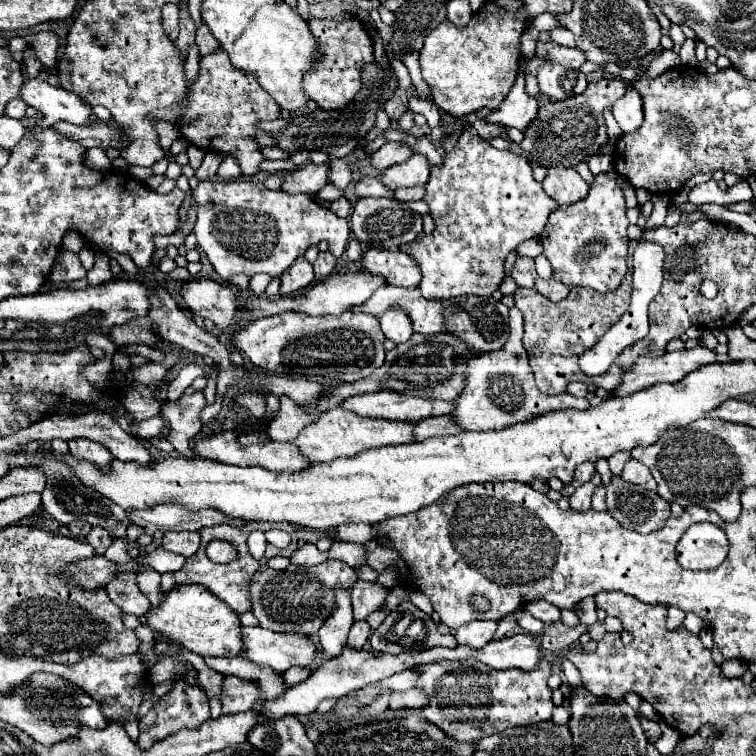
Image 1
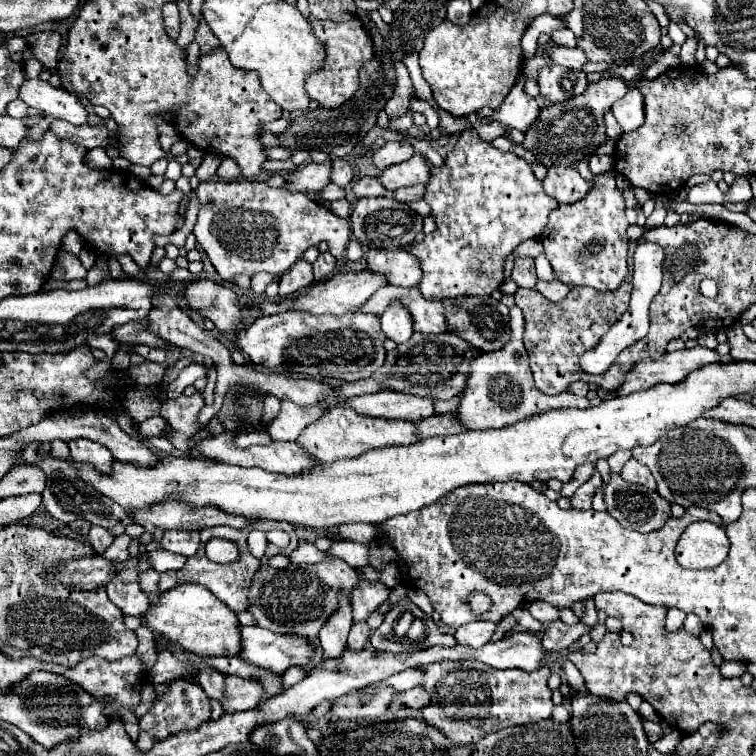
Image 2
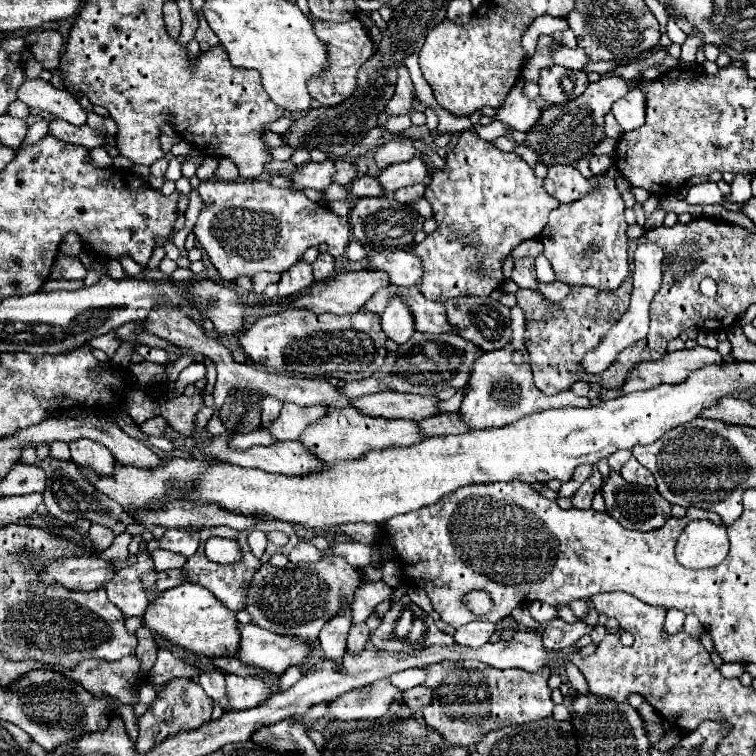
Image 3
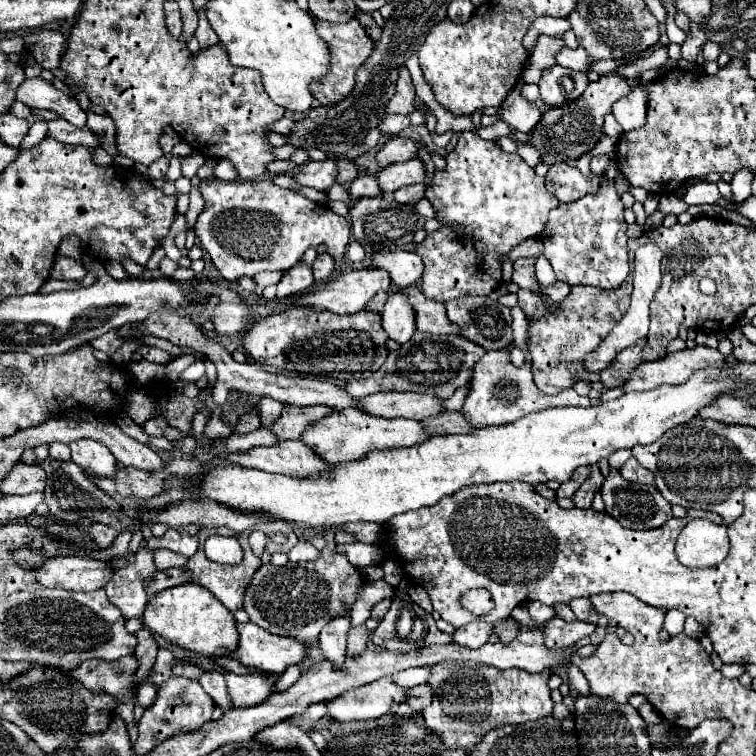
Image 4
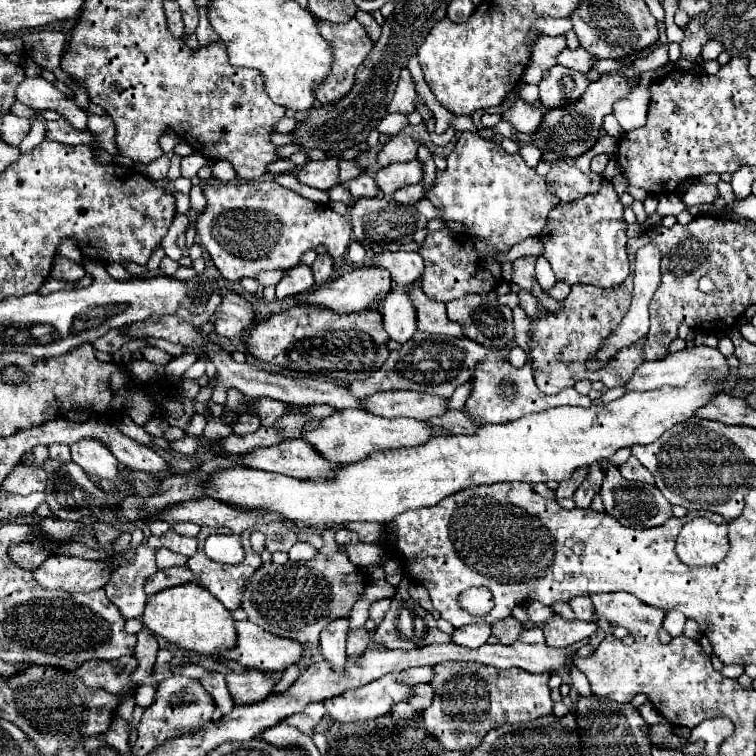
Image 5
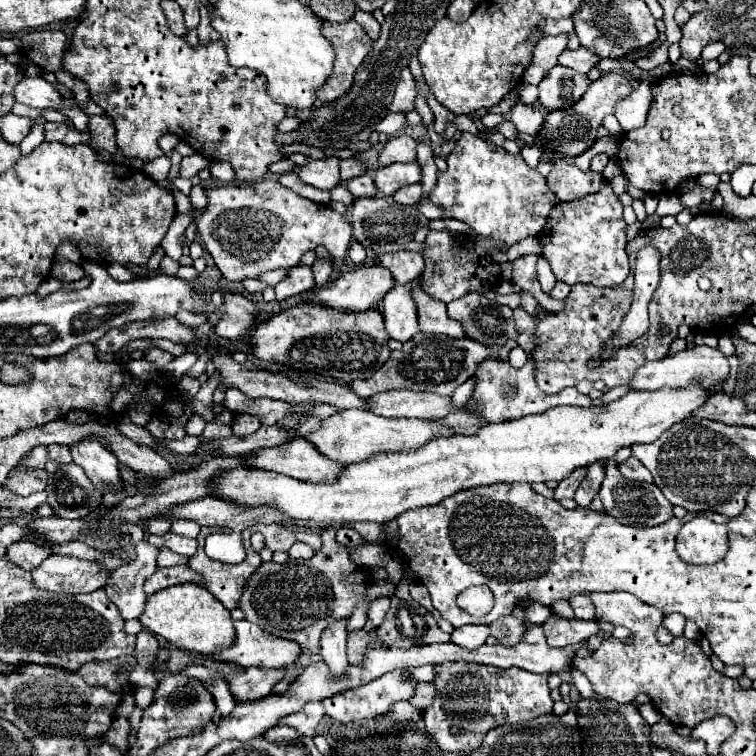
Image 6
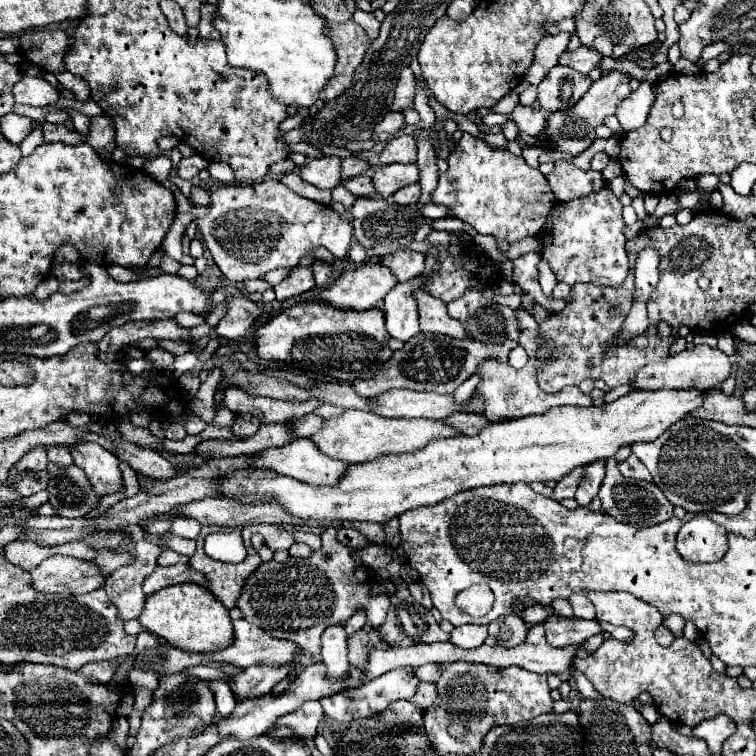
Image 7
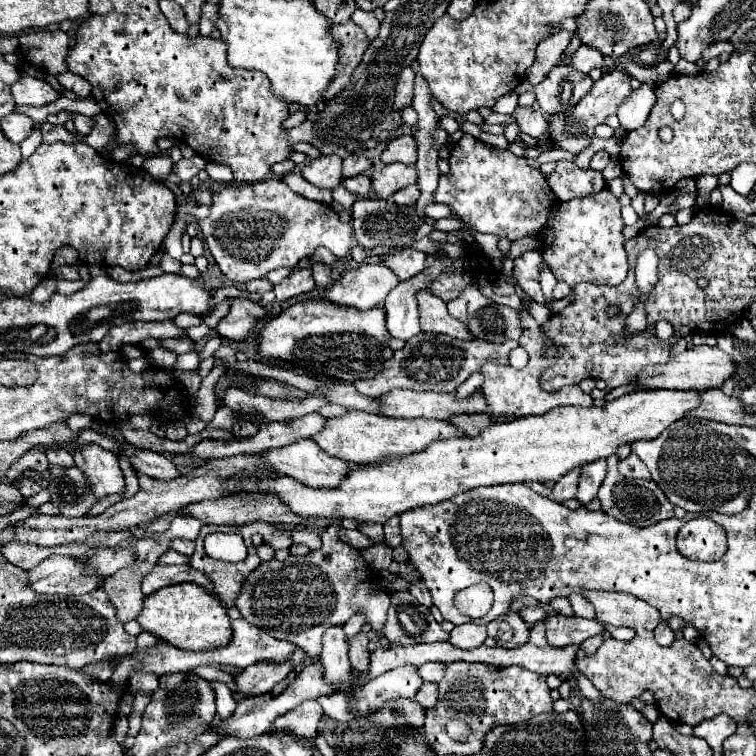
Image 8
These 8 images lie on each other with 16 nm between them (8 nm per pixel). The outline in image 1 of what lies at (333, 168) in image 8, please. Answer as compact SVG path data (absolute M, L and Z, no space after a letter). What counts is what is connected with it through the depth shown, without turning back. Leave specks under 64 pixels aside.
M306 164L282 176L282 190L288 194L314 194L328 184L328 164Z

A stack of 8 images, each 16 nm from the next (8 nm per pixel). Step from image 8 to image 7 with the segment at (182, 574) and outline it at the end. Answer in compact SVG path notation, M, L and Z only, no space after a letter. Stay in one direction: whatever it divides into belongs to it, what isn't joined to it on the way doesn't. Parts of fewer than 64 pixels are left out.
M156 566L156 570L144 580L144 594L150 596L166 586L174 586L174 584L182 584L182 582L196 582L200 586L206 586L204 576L196 570L192 570L190 566Z

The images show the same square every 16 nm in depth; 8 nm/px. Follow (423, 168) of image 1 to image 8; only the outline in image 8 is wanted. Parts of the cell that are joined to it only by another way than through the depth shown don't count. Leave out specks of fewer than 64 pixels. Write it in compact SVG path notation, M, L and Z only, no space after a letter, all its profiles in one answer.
M382 164L374 168L370 178L376 196L390 198L396 190L414 184L418 180L418 170L412 164Z

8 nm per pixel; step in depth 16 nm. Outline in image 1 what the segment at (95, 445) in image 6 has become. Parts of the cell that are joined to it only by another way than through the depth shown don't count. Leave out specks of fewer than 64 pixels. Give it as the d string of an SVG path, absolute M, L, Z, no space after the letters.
M80 438L80 440L70 440L68 446L70 446L72 456L82 458L82 460L90 460L90 462L94 462L98 468L108 470L110 460L112 460L112 454L110 454L102 444L92 442L92 440L88 440L88 438Z

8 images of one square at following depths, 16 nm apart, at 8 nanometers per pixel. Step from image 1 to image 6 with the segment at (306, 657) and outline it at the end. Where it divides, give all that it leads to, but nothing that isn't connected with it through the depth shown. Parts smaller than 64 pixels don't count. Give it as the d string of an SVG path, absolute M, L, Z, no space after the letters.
M236 620L236 642L232 648L226 648L218 654L212 654L210 658L216 662L234 662L240 664L242 668L250 666L260 666L260 668L286 668L294 664L302 648L300 644L286 640L286 638L276 638L262 628L256 628L256 624L248 620Z

